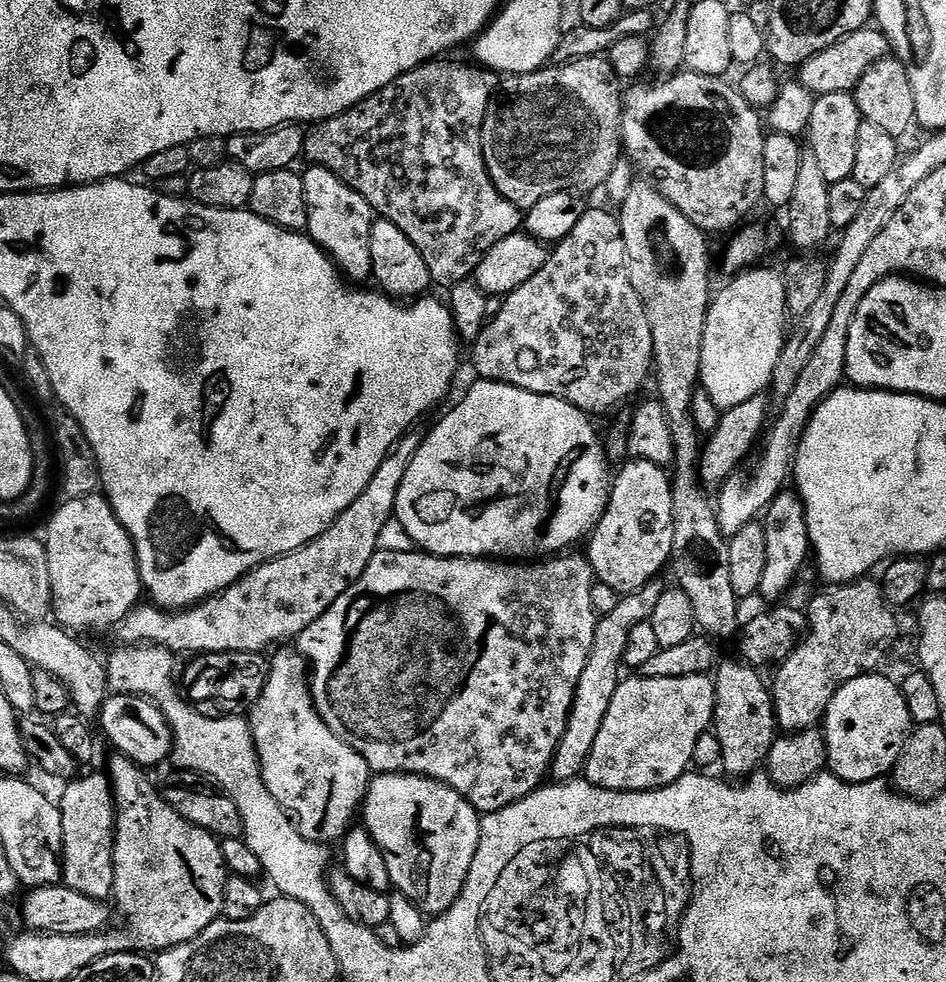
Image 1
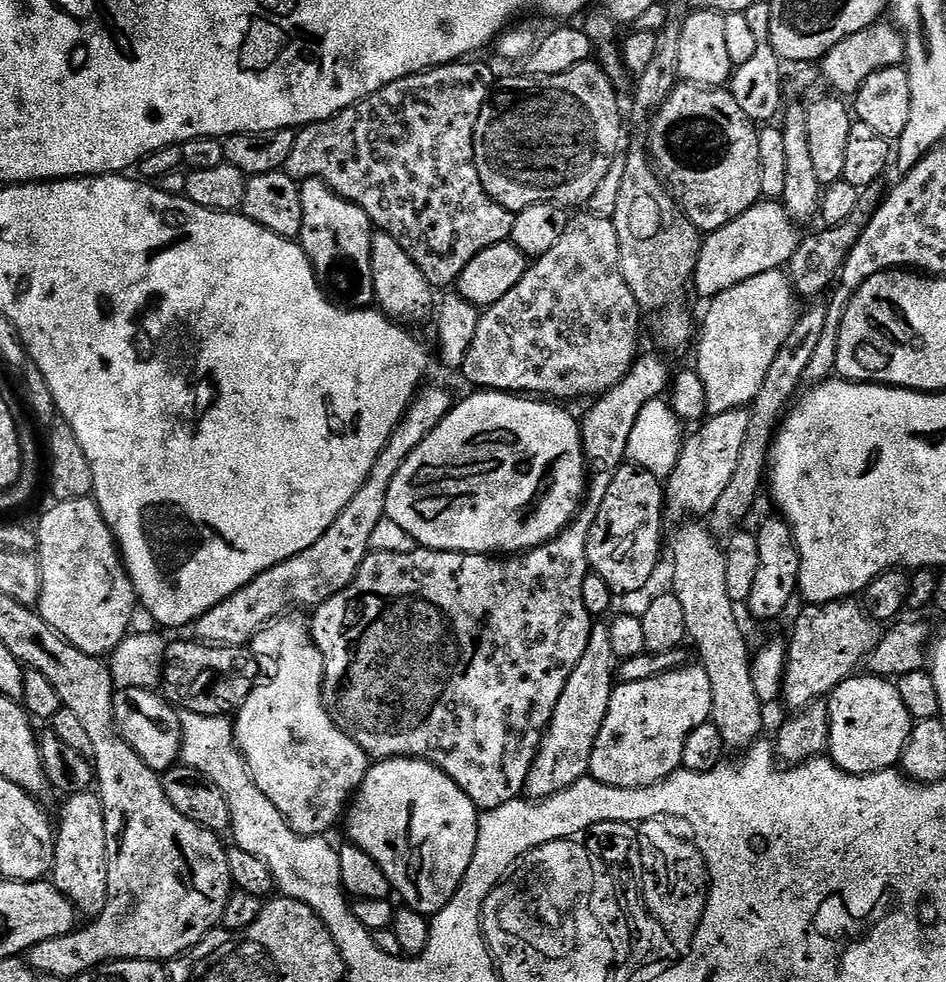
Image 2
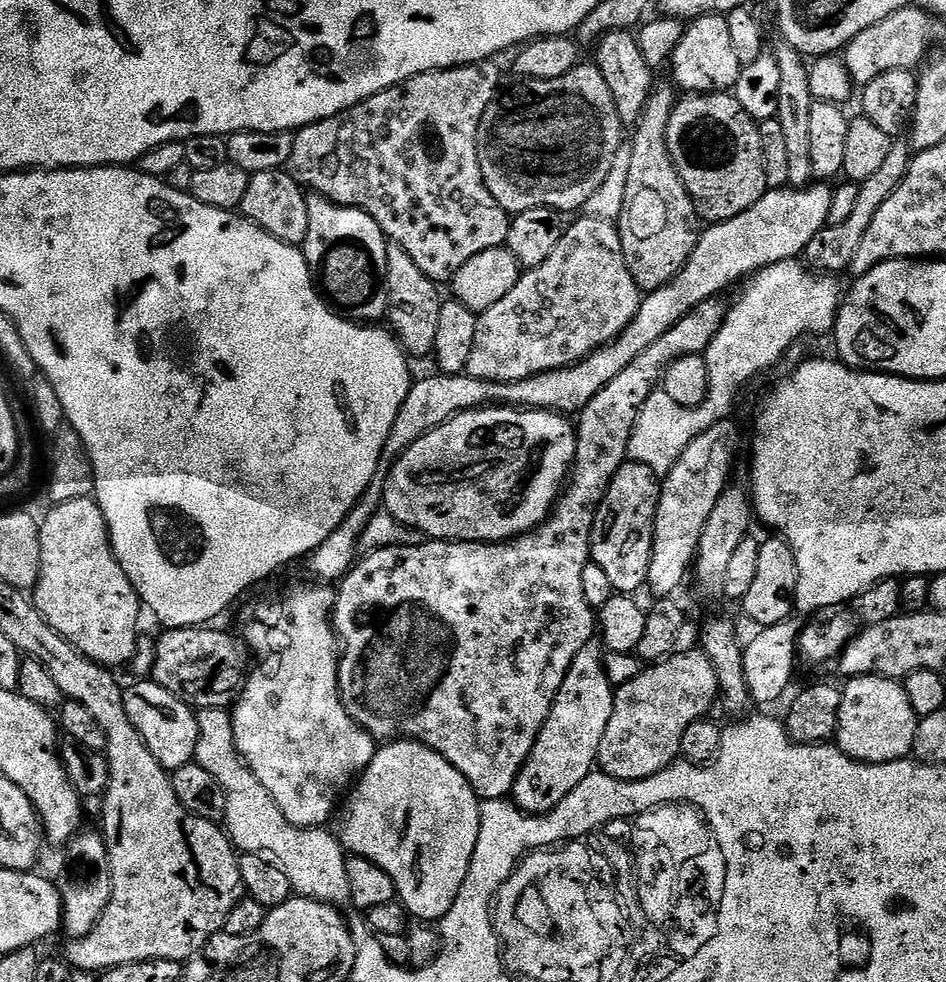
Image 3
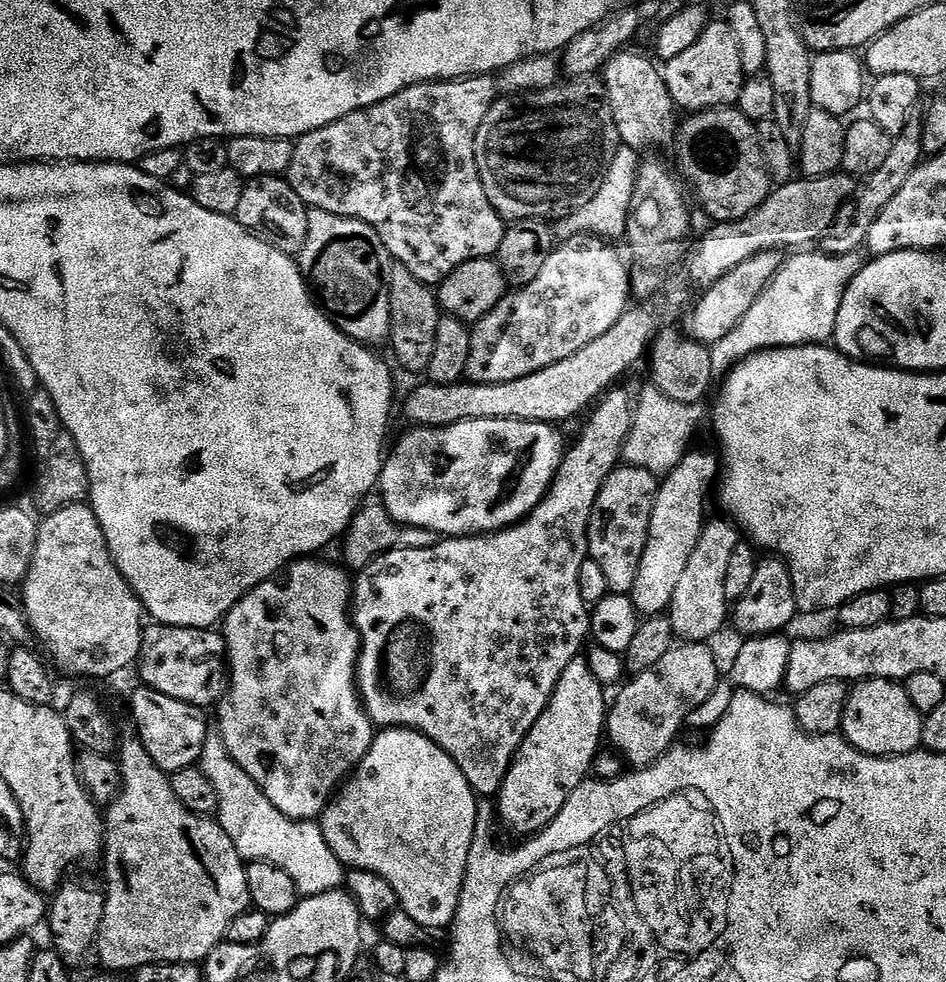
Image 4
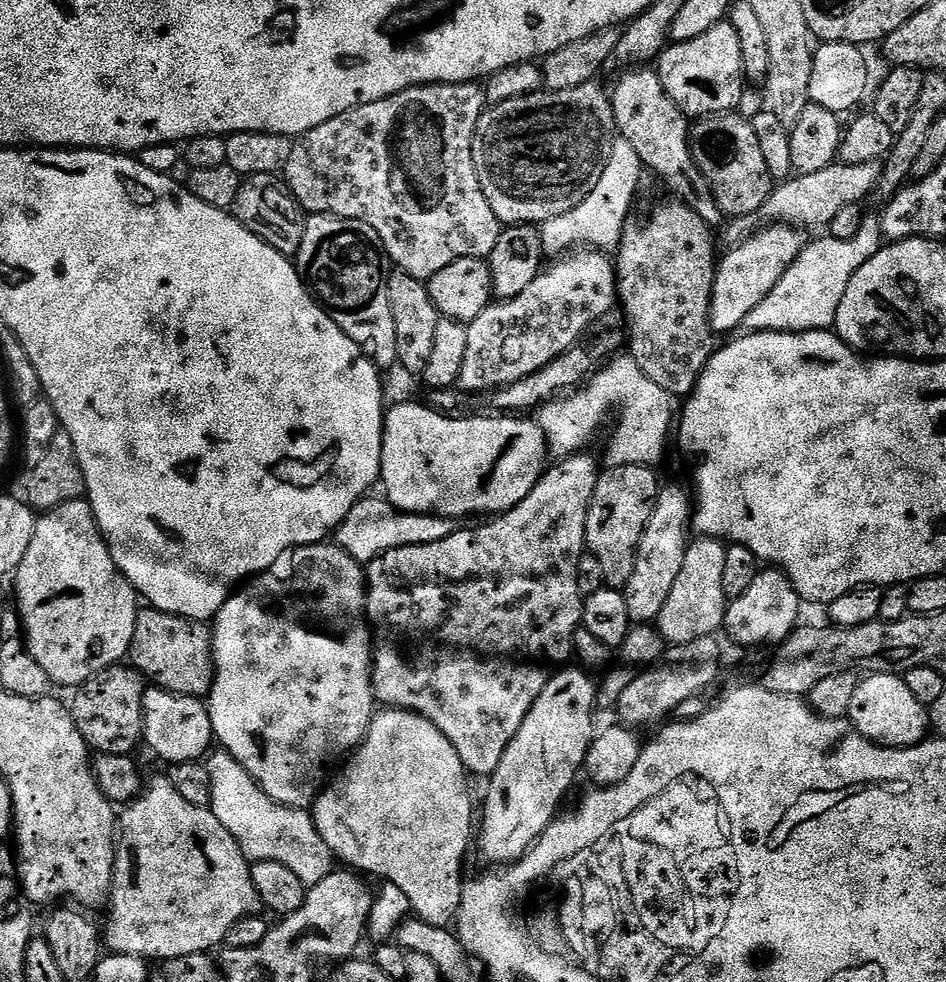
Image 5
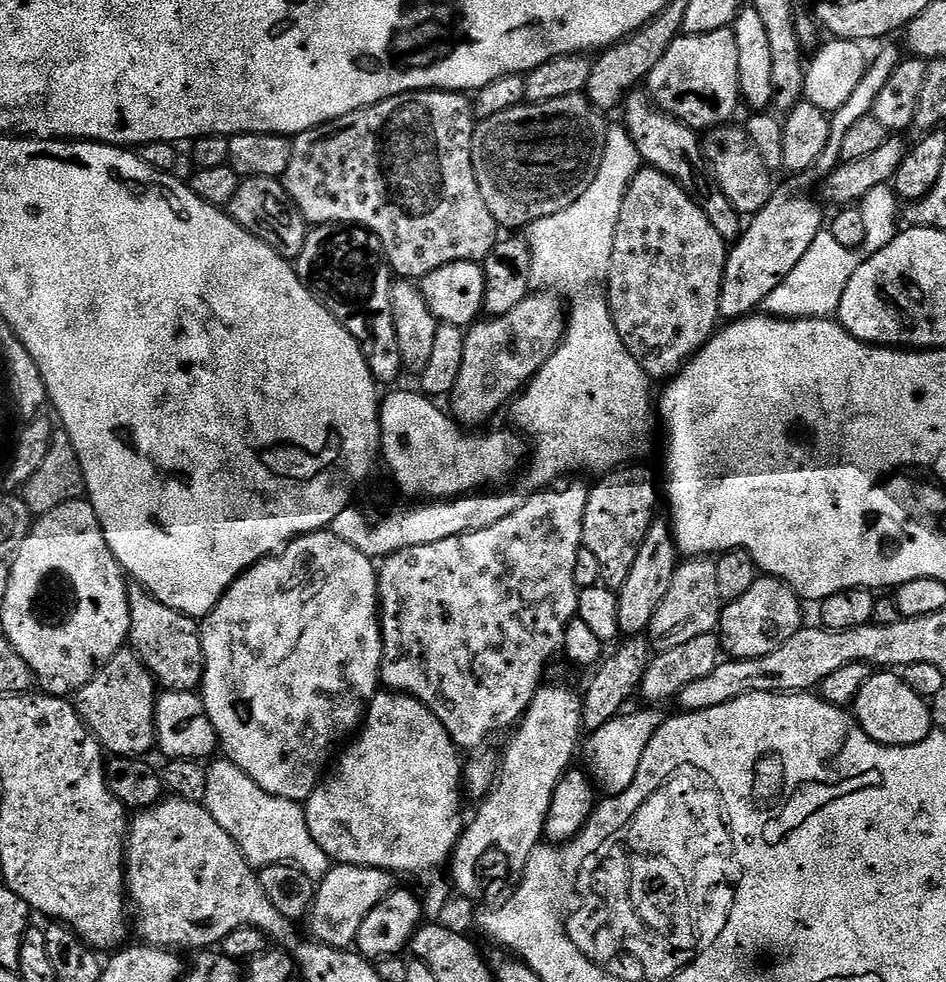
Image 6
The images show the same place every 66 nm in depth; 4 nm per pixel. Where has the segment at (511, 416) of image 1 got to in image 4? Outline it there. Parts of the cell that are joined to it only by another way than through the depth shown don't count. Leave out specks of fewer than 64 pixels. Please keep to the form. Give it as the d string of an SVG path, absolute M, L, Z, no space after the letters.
M486 418L485 420L467 420L457 424L445 424L442 428L423 428L421 426L409 427L409 432L396 444L396 449L391 449L390 455L385 459L384 467L380 470L380 482L378 485L379 499L384 505L384 509L389 512L399 524L409 524L415 528L426 528L436 533L440 538L455 538L458 536L479 536L485 532L501 532L504 528L509 528L511 524L517 524L519 520L525 520L542 502L542 498L547 494L548 488L552 484L552 479L556 477L556 472L560 469L560 459L566 451L566 443L560 437L559 427L550 424L539 424L538 422L526 422L525 420L495 420Z

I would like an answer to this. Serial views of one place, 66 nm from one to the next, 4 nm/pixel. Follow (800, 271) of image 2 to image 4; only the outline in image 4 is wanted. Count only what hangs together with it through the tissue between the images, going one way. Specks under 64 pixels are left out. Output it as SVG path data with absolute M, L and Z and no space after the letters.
M914 114L910 118L910 122L906 122L906 127L902 130L902 134L892 137L892 145L890 146L890 155L882 162L882 166L878 166L878 170L874 170L870 175L863 177L862 183L859 185L858 191L854 196L854 222L850 222L850 226L839 229L835 234L828 234L819 241L819 251L825 252L827 256L846 255L861 249L867 241L870 234L870 226L874 226L874 218L878 218L878 214L882 214L882 210L886 210L898 190L902 190L902 186L906 186L906 178L910 178L910 174L914 174L914 170L925 159L926 153L922 146L922 134L924 133L924 116Z

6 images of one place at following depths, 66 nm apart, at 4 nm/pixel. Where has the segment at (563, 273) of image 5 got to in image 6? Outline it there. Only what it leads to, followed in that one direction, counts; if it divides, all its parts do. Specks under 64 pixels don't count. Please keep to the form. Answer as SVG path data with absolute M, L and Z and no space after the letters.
M548 290L533 291L510 314L484 318L473 324L466 332L462 371L450 397L452 419L465 429L476 430L499 408L507 409L556 353L565 331L565 301Z

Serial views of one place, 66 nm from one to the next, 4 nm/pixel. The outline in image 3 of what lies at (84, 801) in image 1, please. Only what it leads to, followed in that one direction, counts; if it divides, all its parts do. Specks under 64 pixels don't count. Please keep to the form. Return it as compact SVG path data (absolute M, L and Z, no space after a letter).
M81 831L68 841L64 852L64 869L60 872L60 880L55 881L56 889L64 903L63 935L68 935L69 941L81 940L102 918L102 910L110 902L110 866L108 851L104 845L104 837L99 831Z

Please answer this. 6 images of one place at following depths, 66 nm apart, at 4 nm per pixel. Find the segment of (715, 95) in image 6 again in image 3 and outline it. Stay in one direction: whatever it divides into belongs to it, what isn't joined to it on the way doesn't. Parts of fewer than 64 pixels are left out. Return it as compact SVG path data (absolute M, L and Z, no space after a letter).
M727 15L700 16L684 29L684 36L672 52L671 79L677 89L688 94L728 92L736 87L742 66L734 54L734 41L730 38Z

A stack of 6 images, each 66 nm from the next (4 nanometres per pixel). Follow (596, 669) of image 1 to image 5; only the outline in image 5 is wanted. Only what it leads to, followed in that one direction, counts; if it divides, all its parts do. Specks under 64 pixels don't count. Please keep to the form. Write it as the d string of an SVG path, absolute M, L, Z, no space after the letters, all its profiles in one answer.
M565 666L550 678L546 690L538 694L534 706L530 706L530 714L526 714L526 722L514 734L510 746L506 746L506 754L502 754L498 770L494 770L488 784L488 797L484 800L484 821L479 821L478 844L480 852L492 866L508 865L521 860L532 849L532 845L540 839L540 835L552 825L561 811L560 803L568 796L568 791L581 778L587 752L597 735L596 712L598 705L596 693L597 681L591 680L583 667Z

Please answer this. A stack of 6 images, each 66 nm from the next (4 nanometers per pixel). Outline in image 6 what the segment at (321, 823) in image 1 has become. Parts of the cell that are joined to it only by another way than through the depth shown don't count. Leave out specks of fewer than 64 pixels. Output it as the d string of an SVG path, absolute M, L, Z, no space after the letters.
M330 530L299 536L276 555L258 561L253 568L247 568L230 585L218 606L214 606L212 613L203 617L200 637L204 651L204 714L210 718L210 722L214 722L216 738L222 752L224 748L223 755L239 766L247 776L254 778L254 782L258 782L258 786L262 786L262 790L270 795L297 802L307 801L308 795L320 783L338 749L363 725L368 706L382 684L380 667L384 661L384 639L380 629L380 577L373 557L362 554L362 550L354 550L350 542L338 538Z

